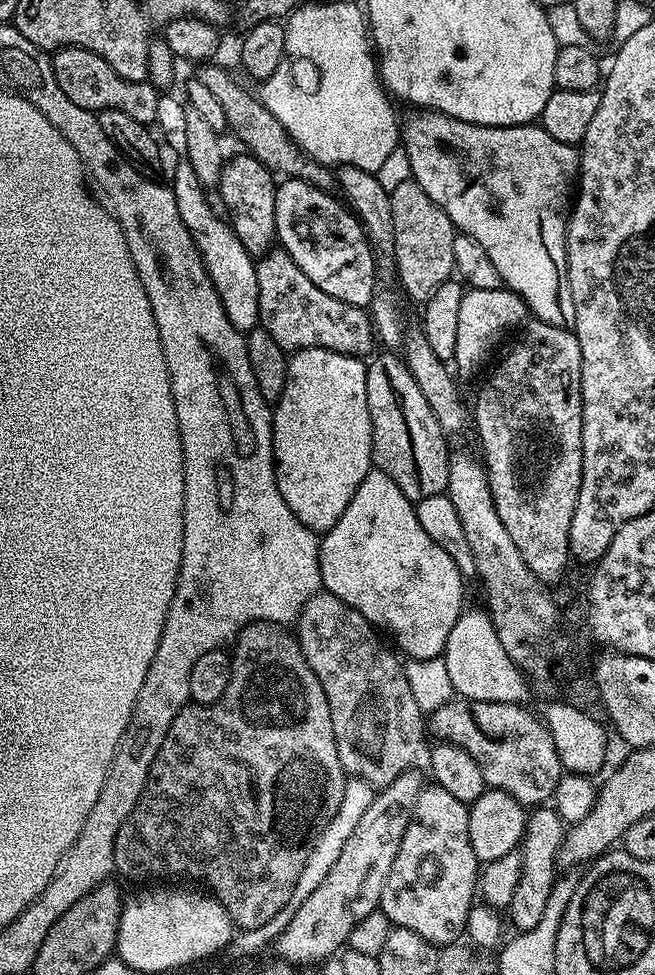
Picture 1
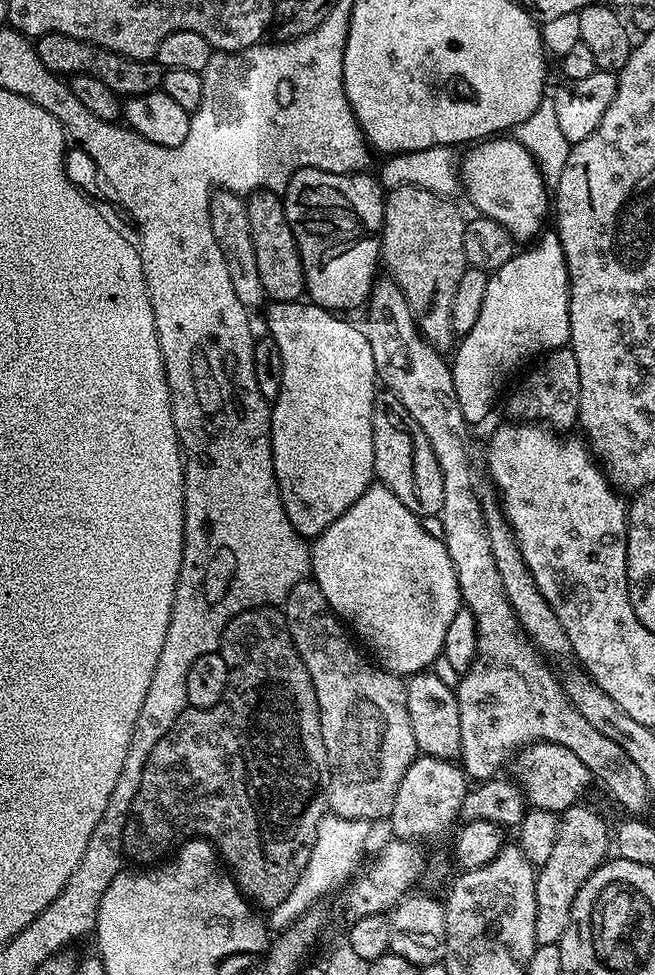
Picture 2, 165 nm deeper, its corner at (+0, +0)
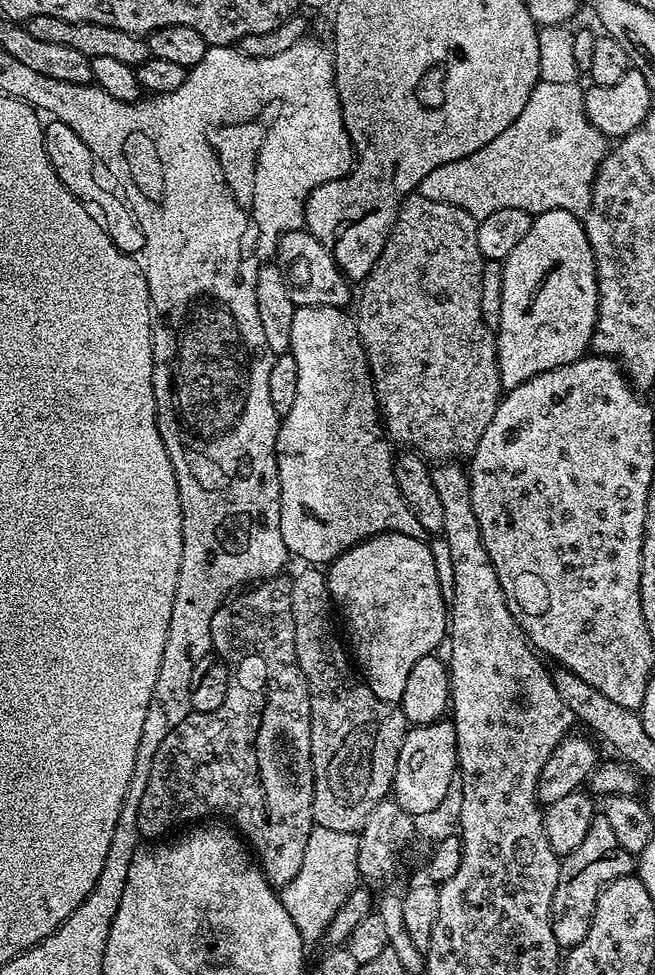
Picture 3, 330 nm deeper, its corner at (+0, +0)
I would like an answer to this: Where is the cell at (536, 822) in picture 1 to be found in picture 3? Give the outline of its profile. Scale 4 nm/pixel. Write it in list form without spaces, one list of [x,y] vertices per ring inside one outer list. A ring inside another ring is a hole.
[[[596,814],[590,822],[590,828],[586,831],[582,844],[569,856],[563,857],[560,862],[558,886],[554,886],[550,916],[554,938],[561,949],[567,950],[578,946],[578,942],[586,938],[596,899],[600,897],[603,888],[612,880],[617,880],[620,876],[633,875],[633,872],[633,853],[622,850],[622,846],[618,846],[618,838],[614,838],[614,830],[610,830],[610,822],[606,822],[604,815]]]

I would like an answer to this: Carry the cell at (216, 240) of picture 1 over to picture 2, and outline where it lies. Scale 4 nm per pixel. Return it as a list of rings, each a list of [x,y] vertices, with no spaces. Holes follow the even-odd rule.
[[[272,302],[268,308],[268,332],[267,335],[278,342],[278,350],[282,350],[282,390],[278,398],[271,405],[272,409],[272,461],[274,462],[274,474],[280,487],[282,506],[286,510],[286,518],[290,518],[290,526],[299,536],[315,538],[329,528],[366,490],[374,483],[376,471],[374,470],[374,438],[372,437],[372,411],[378,395],[378,377],[374,366],[374,350],[370,350],[368,333],[363,327],[355,328],[348,320],[343,320],[343,315],[327,308],[320,308],[311,302]]]

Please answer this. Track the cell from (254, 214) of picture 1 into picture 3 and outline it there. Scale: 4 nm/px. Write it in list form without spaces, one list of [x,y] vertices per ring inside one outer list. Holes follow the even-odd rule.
[[[308,231],[285,232],[276,244],[274,264],[284,275],[290,298],[299,307],[344,308],[347,305],[349,281],[337,267],[328,245],[311,236]]]

